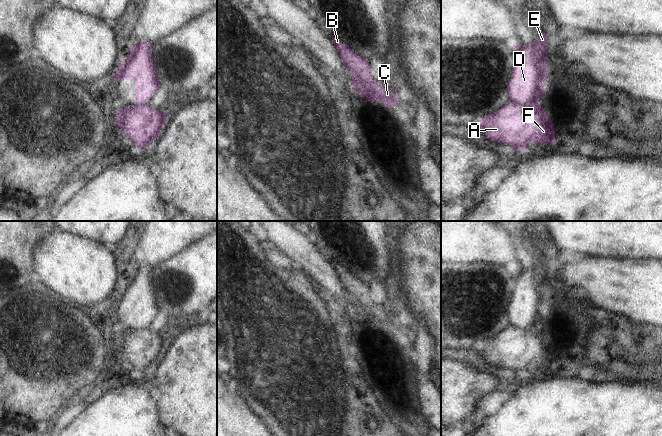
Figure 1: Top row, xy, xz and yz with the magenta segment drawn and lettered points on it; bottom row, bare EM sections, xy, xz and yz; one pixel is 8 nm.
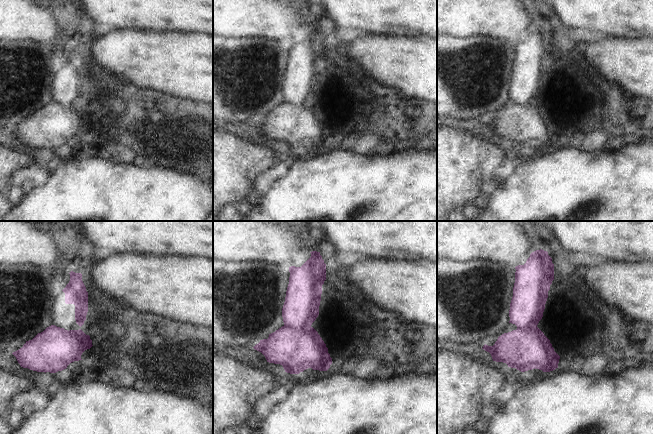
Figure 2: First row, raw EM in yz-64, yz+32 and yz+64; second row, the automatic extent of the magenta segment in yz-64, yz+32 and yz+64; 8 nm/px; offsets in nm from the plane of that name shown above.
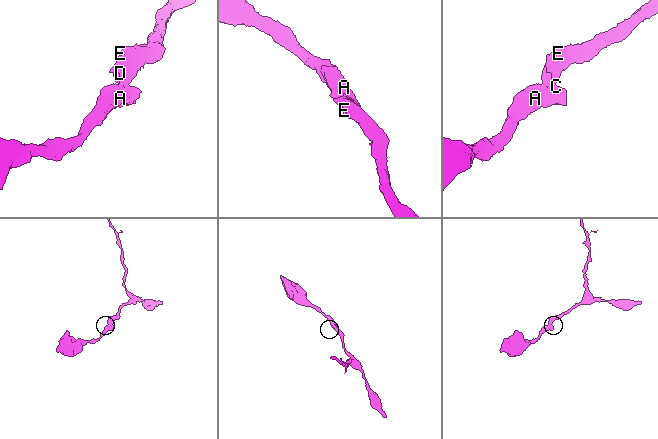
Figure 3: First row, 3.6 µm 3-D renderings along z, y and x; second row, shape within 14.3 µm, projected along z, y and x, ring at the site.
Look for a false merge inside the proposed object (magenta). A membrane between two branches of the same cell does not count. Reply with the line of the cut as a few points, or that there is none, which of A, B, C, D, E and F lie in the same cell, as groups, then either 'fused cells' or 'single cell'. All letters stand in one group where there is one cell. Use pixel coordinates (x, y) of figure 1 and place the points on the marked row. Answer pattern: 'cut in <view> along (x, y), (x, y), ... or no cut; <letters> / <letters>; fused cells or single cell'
cut in yz along (510, 100), (522, 105), (537, 104); A B C F / D E; fused cells

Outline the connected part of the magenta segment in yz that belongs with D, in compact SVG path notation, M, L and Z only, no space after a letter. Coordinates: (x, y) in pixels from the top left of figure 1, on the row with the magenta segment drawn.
M540 34L534 43L530 45L517 43L516 48L517 57L508 84L510 101L522 106L536 105L545 91L544 83L547 77L548 64L548 36Z

